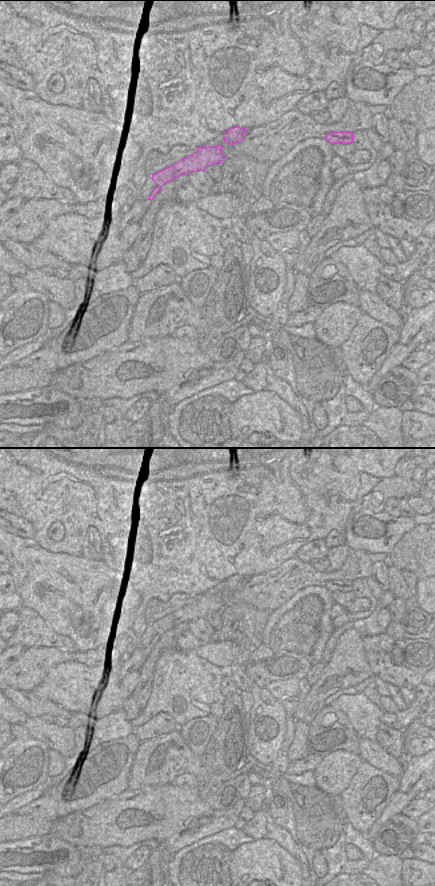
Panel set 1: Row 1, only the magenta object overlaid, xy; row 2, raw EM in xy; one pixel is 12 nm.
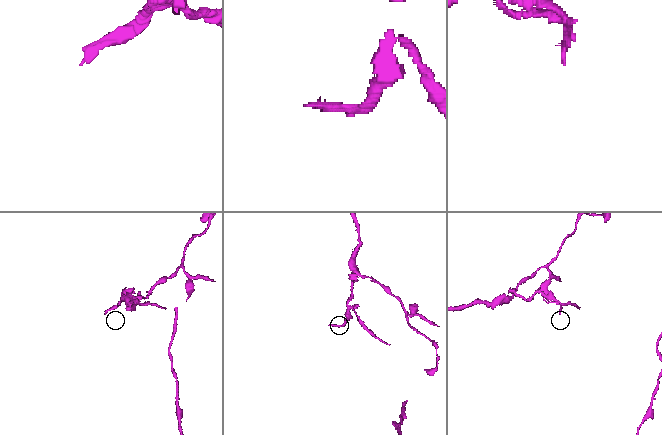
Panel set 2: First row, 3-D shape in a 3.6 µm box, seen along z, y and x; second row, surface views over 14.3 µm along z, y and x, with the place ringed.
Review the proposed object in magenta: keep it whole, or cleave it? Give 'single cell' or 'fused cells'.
fused cells

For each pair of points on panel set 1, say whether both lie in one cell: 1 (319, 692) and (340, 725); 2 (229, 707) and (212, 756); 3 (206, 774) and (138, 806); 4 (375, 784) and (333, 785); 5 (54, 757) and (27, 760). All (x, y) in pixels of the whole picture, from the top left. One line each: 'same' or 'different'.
1: different
2: same
3: different
4: different
5: different

